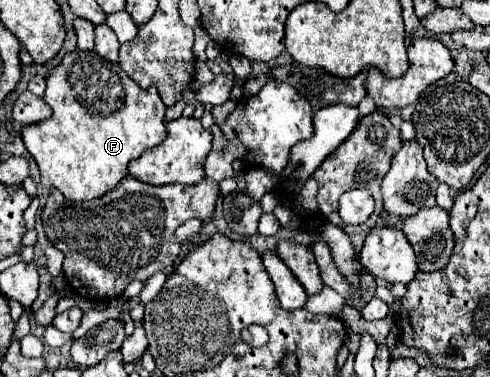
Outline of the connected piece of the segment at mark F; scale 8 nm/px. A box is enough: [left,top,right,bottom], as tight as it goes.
[22,50,166,200]

